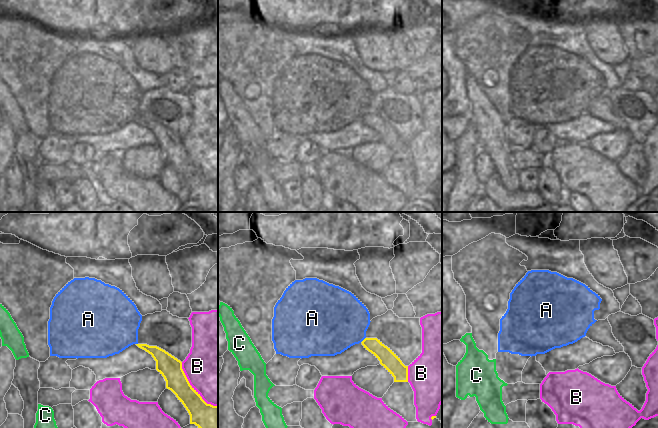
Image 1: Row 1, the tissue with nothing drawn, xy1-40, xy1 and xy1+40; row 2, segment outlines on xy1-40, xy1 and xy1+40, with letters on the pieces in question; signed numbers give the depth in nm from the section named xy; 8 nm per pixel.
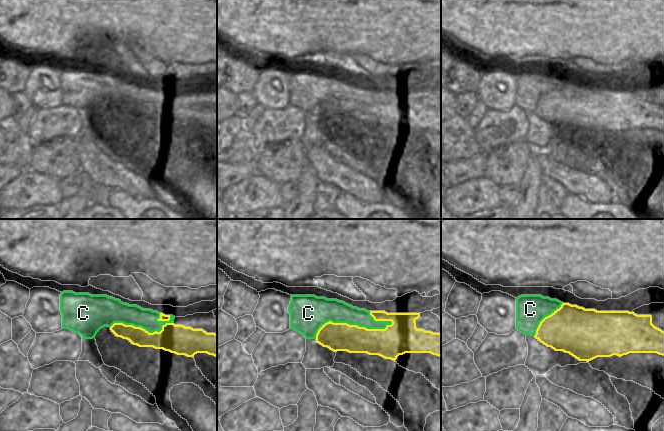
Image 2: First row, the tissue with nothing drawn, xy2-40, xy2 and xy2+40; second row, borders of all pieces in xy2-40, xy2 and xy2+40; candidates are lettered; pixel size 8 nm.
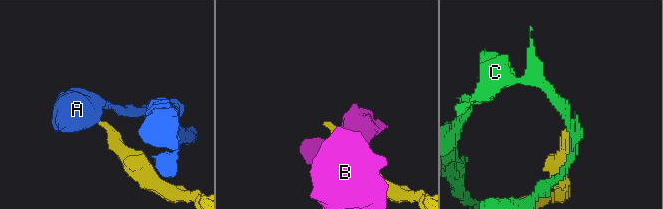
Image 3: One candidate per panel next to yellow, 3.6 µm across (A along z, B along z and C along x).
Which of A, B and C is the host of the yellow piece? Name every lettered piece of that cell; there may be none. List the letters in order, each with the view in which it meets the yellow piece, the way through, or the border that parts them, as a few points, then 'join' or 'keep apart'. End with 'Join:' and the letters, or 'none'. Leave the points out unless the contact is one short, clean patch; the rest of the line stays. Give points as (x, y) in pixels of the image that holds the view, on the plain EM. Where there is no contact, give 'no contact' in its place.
A: meets yellow in xy1; border along xy1 (365, 113), (360, 118); keep apart
B: meets yellow in xy1-40; keep apart
C: meets yellow in xy2; keep apart
Join: none

